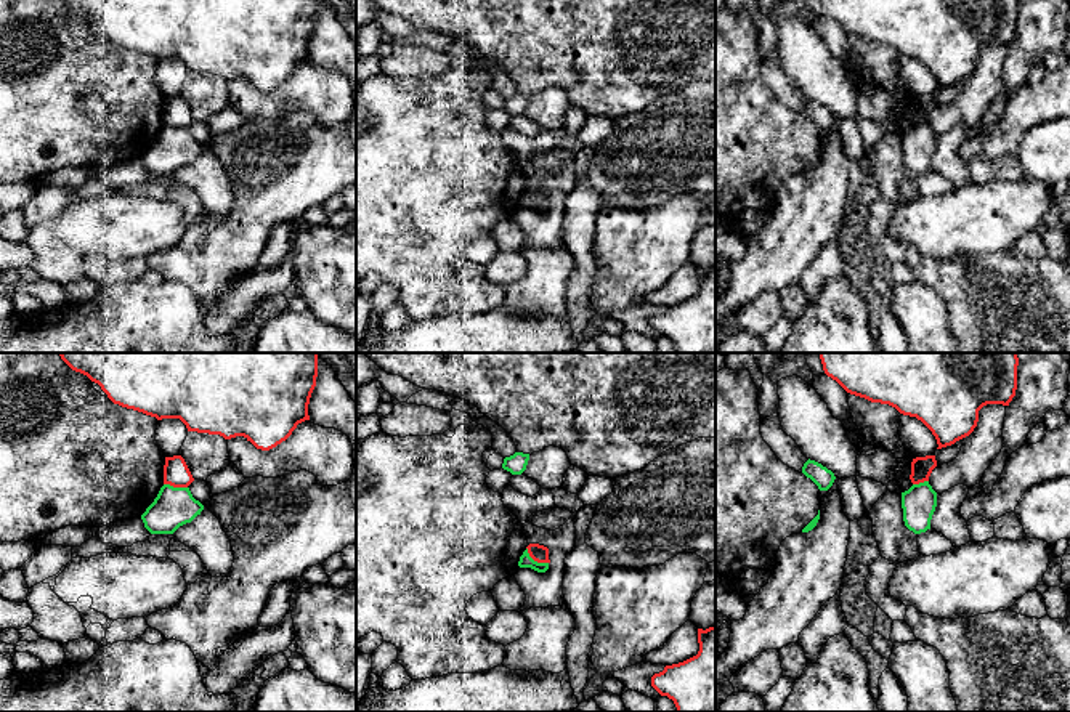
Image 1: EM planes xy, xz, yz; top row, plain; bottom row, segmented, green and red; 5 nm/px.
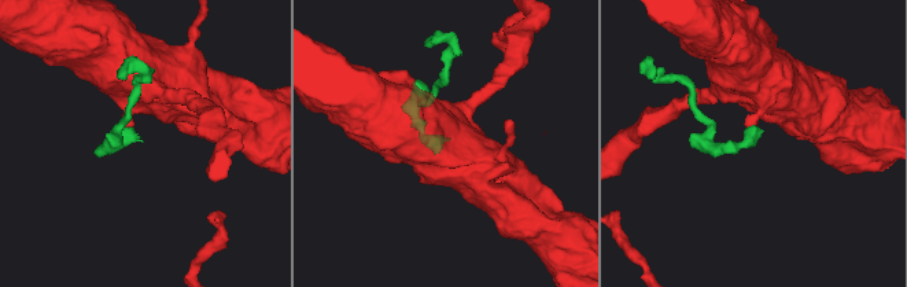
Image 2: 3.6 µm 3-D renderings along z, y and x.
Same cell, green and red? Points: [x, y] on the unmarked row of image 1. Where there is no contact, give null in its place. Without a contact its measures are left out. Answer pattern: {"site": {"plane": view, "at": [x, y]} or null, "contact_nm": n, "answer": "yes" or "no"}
{"site": {"plane": "xz", "at": [533, 201]}, "contact_nm": 140, "answer": "no"}

